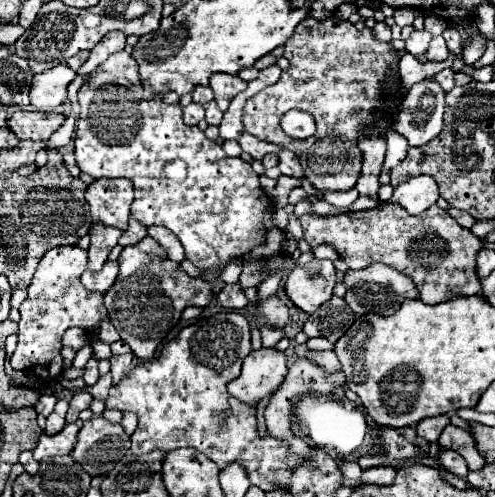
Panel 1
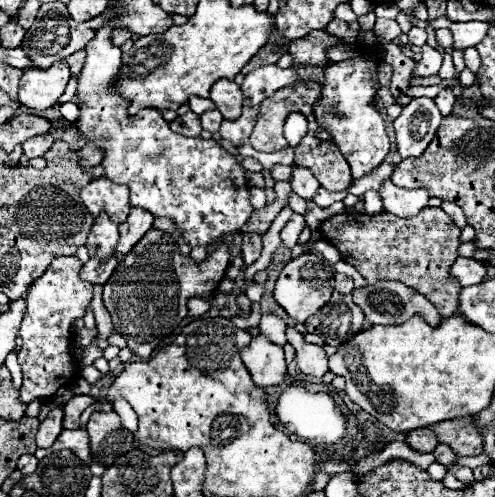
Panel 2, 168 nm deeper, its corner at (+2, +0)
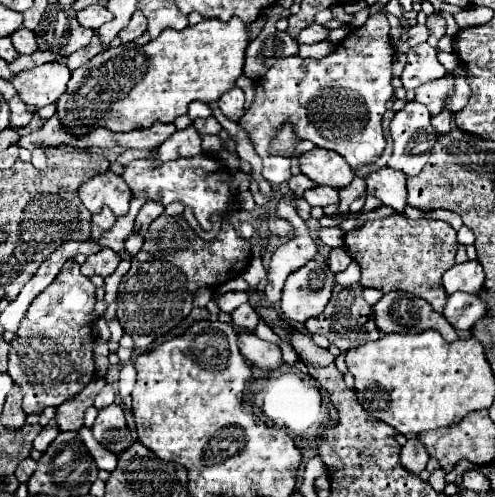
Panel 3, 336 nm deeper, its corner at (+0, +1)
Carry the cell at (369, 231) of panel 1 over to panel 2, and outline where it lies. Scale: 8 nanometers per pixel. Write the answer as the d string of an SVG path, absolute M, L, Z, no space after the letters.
M426 206L414 218L400 218L388 212L374 216L344 212L324 220L320 224L320 234L338 248L344 262L356 266L368 284L376 280L400 280L424 294L440 316L452 316L456 312L462 288L452 280L448 268L458 258L460 228L442 208Z

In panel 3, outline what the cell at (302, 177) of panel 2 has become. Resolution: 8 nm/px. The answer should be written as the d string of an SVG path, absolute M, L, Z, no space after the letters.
M316 187L316 189L310 189L310 191L306 191L304 199L306 199L312 207L314 207L314 205L326 207L326 205L340 203L338 189L334 189L334 187Z

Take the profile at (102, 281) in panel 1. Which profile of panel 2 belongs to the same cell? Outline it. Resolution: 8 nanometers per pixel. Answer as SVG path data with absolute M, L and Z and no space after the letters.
M112 256L108 262L104 262L104 264L102 264L100 260L90 258L90 260L82 266L82 270L80 270L80 278L86 280L86 282L104 286L104 284L108 282L108 278L112 276L112 272L114 272L116 266L118 266L118 260L116 260L114 256Z

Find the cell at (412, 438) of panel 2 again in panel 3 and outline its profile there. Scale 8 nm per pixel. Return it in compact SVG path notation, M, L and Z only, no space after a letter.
M416 437L408 439L406 445L400 451L400 463L402 463L402 467L406 467L414 475L418 475L420 471L426 469L428 459L430 459L430 455L426 453L426 447Z

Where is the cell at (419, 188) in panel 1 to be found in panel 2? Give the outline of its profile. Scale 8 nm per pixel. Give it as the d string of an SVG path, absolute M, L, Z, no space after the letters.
M390 180L384 182L384 186L380 188L380 196L384 200L384 210L402 218L416 216L430 200L426 188L408 190L392 184Z

